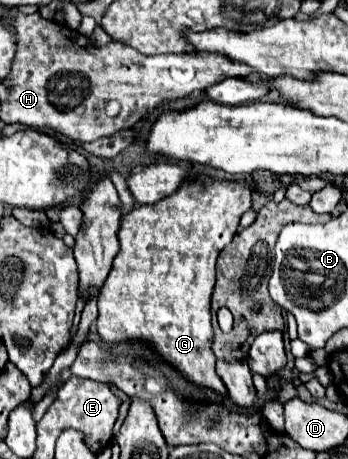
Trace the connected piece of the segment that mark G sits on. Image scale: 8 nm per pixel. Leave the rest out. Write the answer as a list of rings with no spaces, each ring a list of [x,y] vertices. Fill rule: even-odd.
[[[194,173],[194,183],[186,181],[178,193],[164,197],[158,203],[134,207],[122,217],[120,253],[114,257],[112,269],[98,293],[98,333],[106,343],[120,343],[128,339],[150,341],[154,351],[174,365],[188,381],[198,387],[208,387],[226,393],[220,381],[212,353],[212,323],[210,323],[210,295],[216,283],[216,257],[232,241],[242,213],[252,207],[254,185],[234,181],[214,181],[206,175]]]

